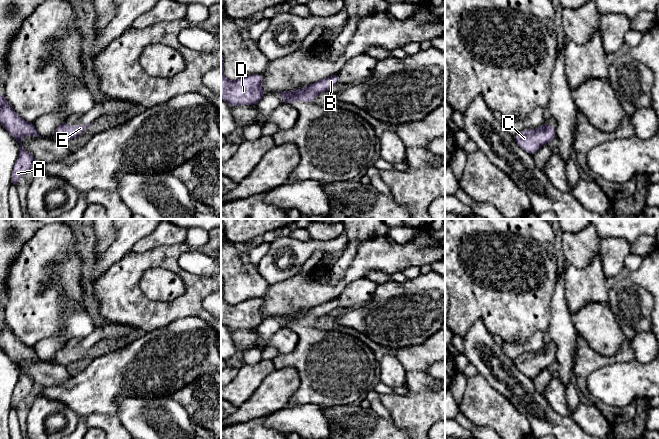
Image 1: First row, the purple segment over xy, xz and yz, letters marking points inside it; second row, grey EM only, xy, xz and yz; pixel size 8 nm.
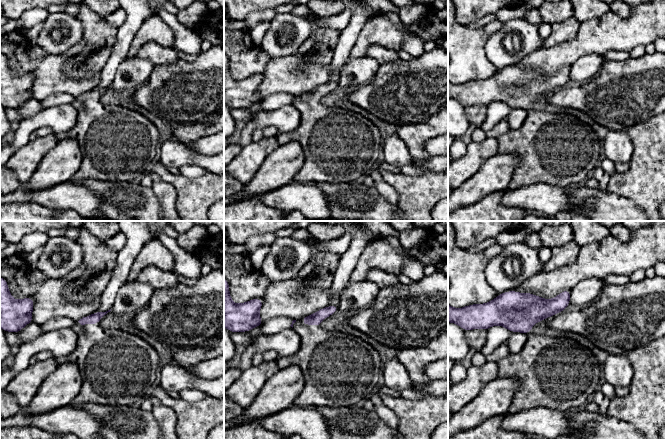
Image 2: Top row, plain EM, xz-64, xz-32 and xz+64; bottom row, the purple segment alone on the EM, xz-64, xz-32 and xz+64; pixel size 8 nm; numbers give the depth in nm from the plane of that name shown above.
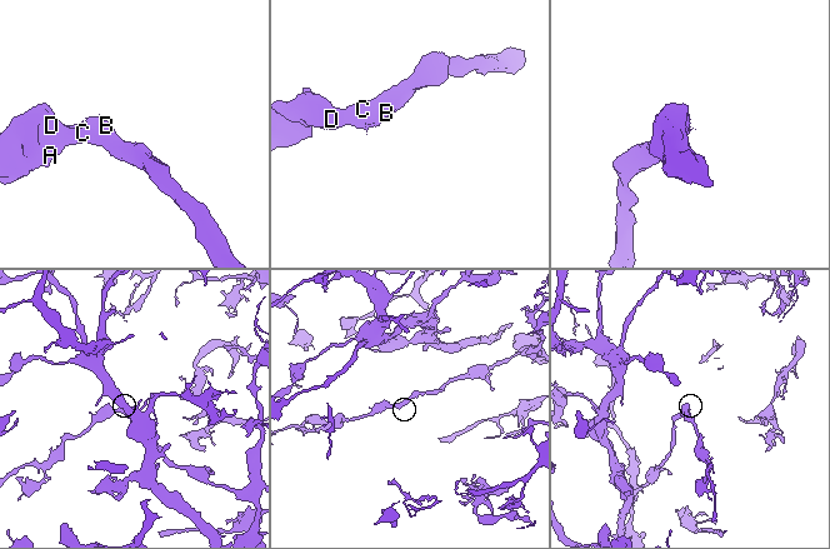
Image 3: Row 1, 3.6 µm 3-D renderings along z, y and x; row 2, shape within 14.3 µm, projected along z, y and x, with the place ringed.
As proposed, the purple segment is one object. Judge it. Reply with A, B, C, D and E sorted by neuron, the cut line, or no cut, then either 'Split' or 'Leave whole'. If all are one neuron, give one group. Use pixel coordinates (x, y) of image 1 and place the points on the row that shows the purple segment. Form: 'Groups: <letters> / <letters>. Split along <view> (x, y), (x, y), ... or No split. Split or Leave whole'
Groups: A B C D E. No split. Leave whole

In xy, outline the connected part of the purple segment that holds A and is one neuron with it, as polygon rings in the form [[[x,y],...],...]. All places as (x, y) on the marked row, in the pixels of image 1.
[[[3,93],[0,94],[0,124],[16,139],[20,146],[19,156],[13,167],[11,178],[12,182],[16,185],[19,179],[31,169],[35,159],[22,146],[21,138],[23,136],[41,136],[37,132],[34,122],[31,123],[21,119],[8,104]]]

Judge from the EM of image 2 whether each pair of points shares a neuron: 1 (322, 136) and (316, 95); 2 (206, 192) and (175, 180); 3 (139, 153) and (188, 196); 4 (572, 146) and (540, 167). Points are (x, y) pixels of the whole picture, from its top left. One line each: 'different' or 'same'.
1: same
2: same
3: different
4: same

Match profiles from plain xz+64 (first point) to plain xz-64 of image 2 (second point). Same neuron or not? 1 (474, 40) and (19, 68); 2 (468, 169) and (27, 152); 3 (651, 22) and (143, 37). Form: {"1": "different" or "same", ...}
{"1": "same", "2": "same", "3": "same"}

